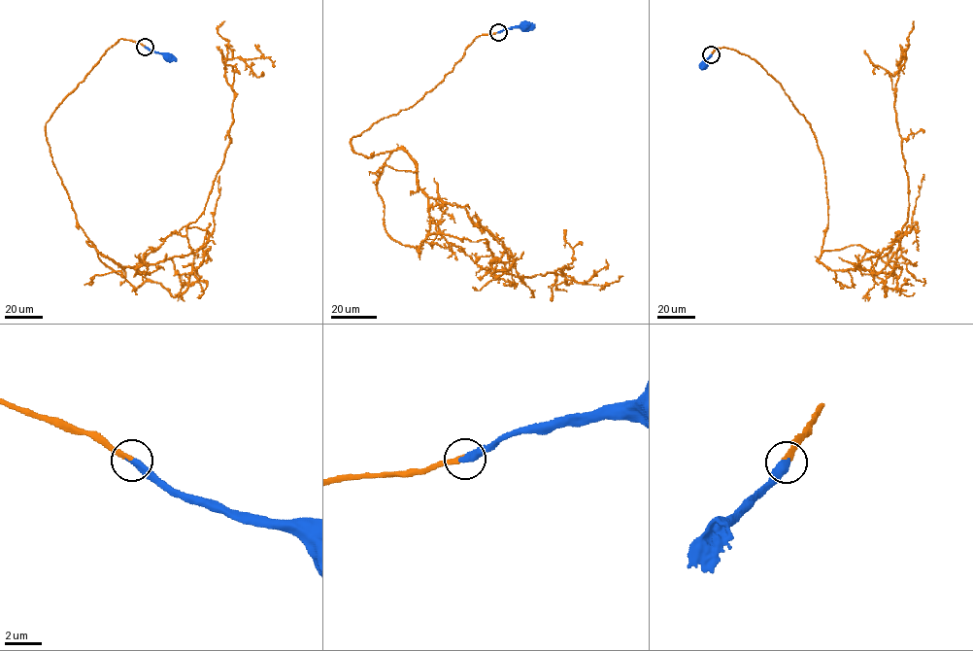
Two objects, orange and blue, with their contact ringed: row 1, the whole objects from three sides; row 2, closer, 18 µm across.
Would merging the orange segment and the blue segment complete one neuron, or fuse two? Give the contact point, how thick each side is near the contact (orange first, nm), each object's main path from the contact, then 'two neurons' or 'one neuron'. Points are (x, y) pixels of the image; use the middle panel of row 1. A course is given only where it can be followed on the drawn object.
at (498, 32); 240 nm thick on the orange side, 460 nm on the other; orange runs (497, 32), (352, 138), (390, 153), (386, 232), (485, 239), (515, 275), (622, 276); blue runs (498, 32), (504, 28), (527, 28), (526, 26); one neuron

